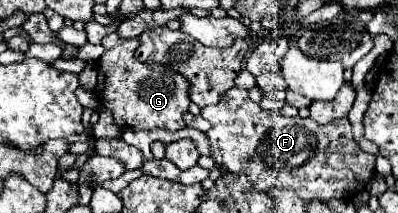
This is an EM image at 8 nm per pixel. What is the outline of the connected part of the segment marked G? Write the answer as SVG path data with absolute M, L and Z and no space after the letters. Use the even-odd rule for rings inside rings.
M109 33L103 37L105 53L101 63L97 63L97 87L95 95L99 103L109 109L119 127L137 127L143 131L151 129L167 129L179 131L185 127L183 113L189 109L189 81L169 67L159 63L141 63L135 59L135 51L139 47L139 37L123 39L117 33Z

